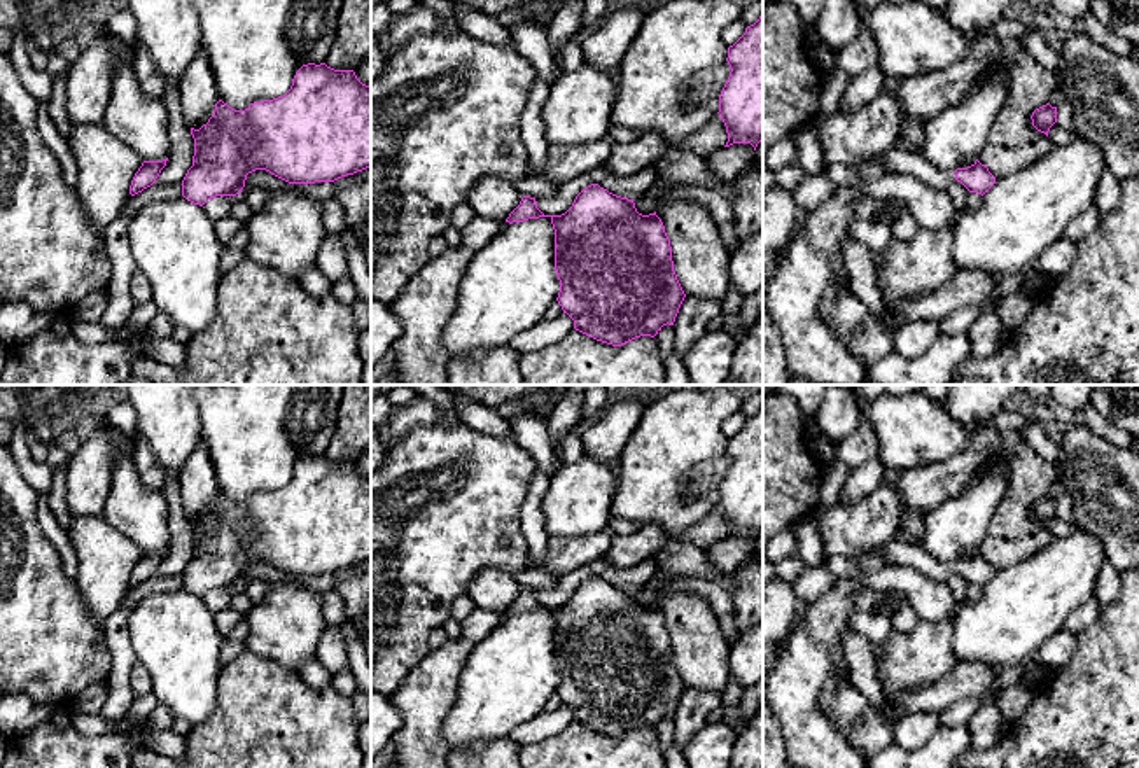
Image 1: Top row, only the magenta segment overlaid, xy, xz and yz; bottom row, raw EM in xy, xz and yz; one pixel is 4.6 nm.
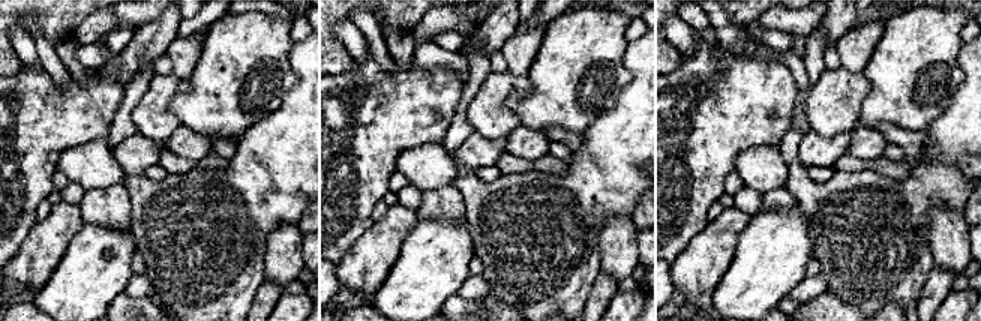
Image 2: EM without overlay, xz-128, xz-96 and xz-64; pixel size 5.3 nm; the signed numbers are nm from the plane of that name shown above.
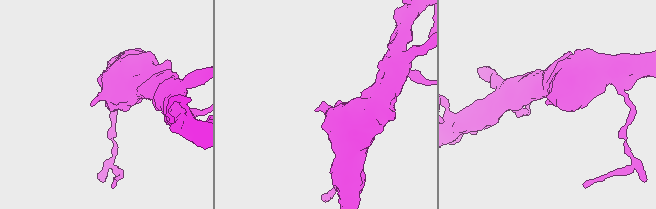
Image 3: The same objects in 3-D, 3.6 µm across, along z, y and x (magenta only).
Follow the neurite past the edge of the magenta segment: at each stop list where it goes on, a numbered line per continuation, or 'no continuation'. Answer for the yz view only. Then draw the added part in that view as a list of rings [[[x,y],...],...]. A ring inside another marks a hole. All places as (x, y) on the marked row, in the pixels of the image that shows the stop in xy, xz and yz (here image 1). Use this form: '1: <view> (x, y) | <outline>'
1: yz (914, 163) | [[[892,147],[878,157],[889,173],[912,175],[933,189],[947,191],[948,184],[955,180],[954,171],[936,170],[919,149],[903,150]]]

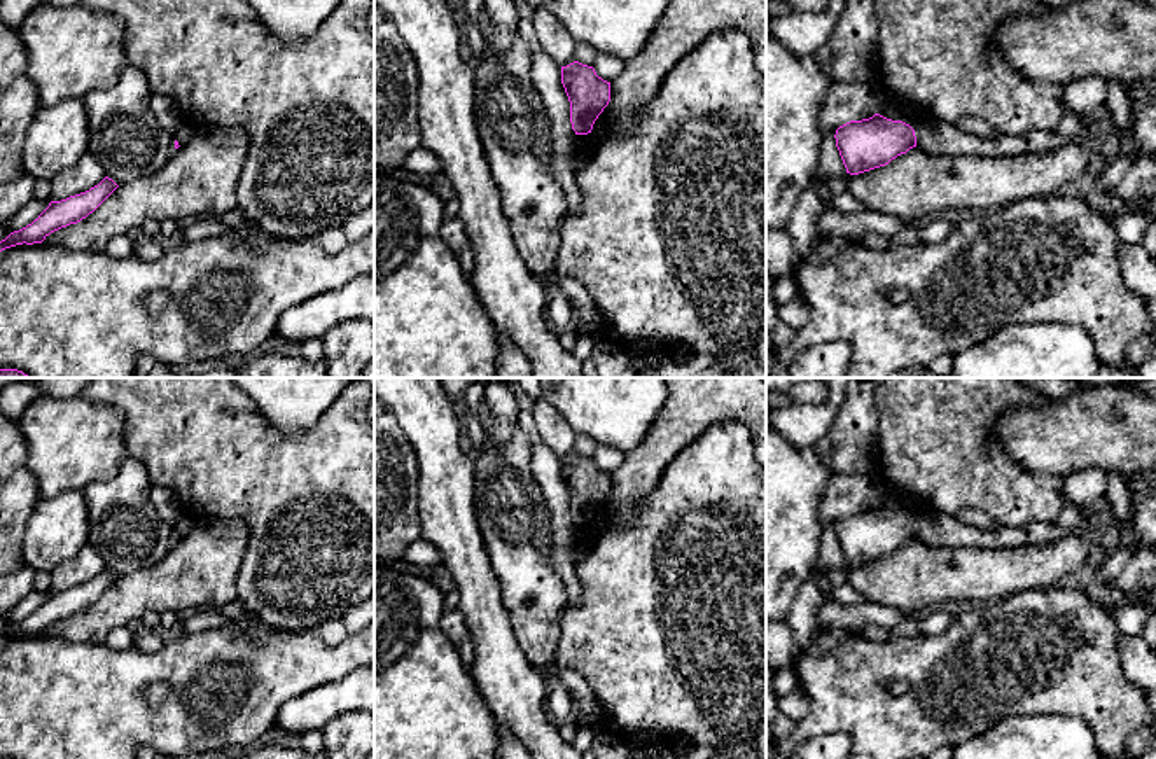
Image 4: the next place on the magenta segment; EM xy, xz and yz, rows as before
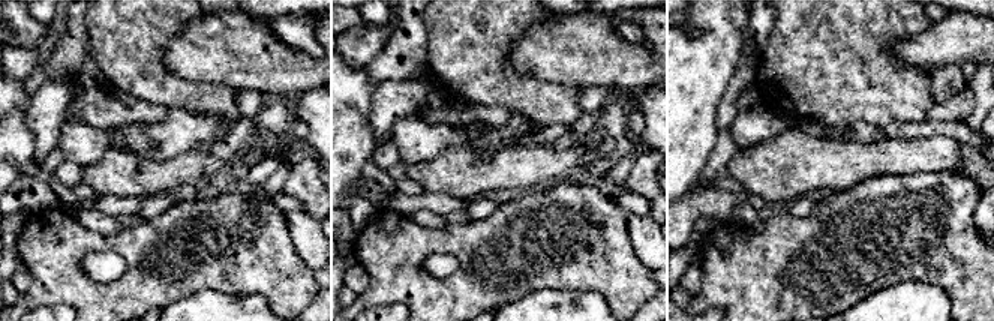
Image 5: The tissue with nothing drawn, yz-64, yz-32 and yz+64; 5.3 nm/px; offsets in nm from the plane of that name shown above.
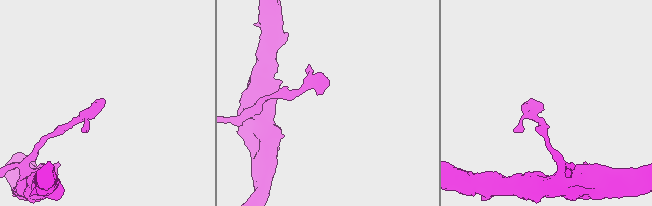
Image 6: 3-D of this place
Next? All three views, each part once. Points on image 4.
no continuation

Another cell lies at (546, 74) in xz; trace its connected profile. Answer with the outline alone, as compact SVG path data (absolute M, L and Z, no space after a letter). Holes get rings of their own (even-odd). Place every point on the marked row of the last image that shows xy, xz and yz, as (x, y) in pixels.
M542 51L533 52L530 77L542 96L551 122L551 164L556 182L565 192L568 208L582 206L579 185L570 168L575 131L570 122L570 101L561 84L561 66Z

